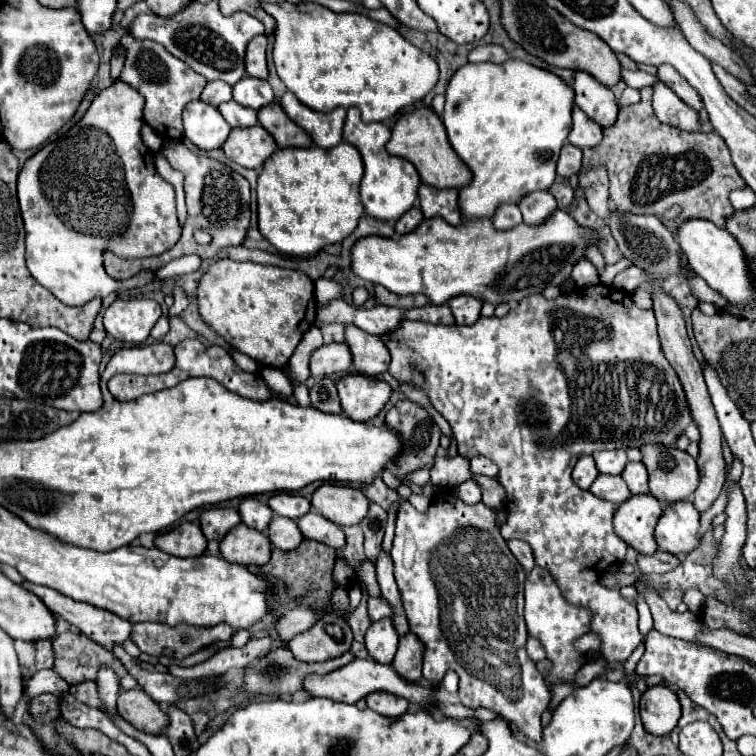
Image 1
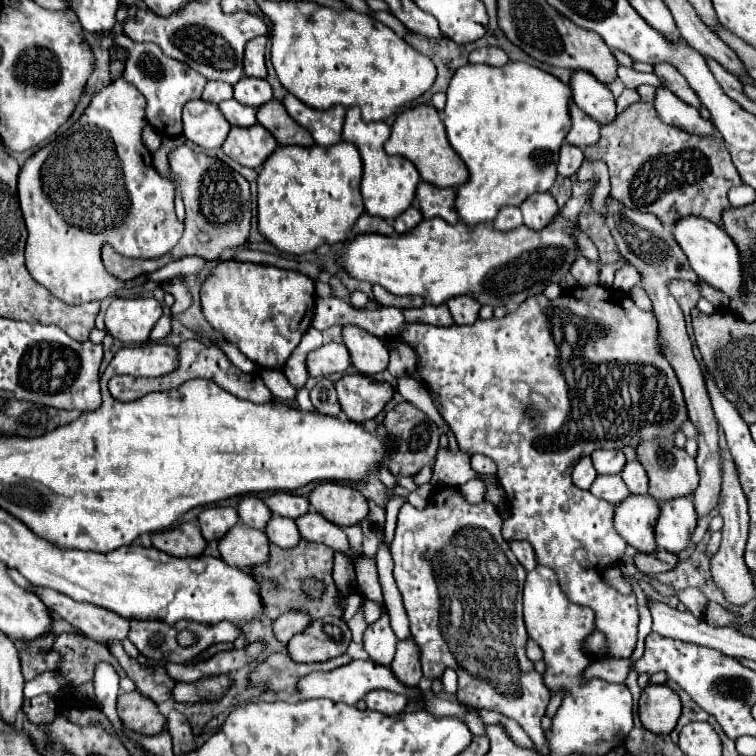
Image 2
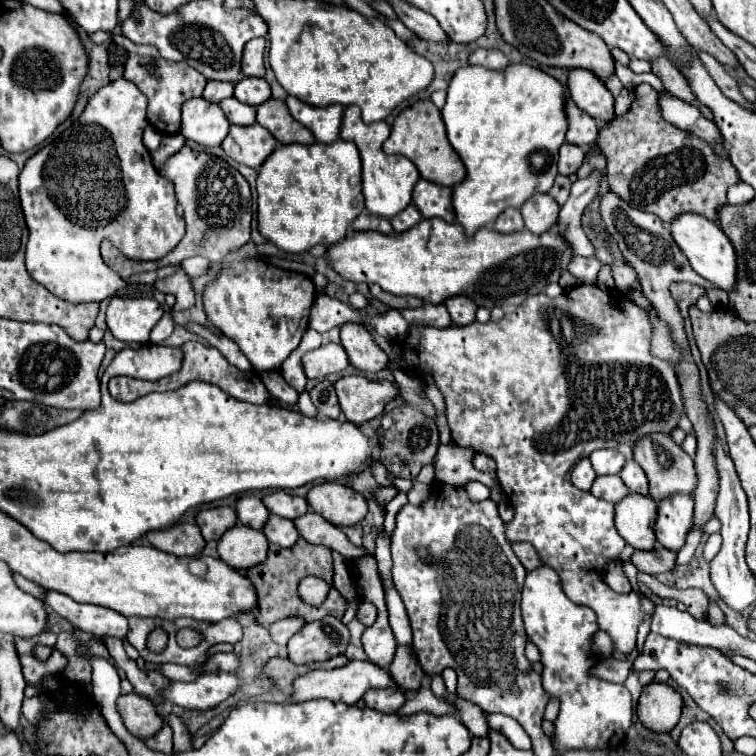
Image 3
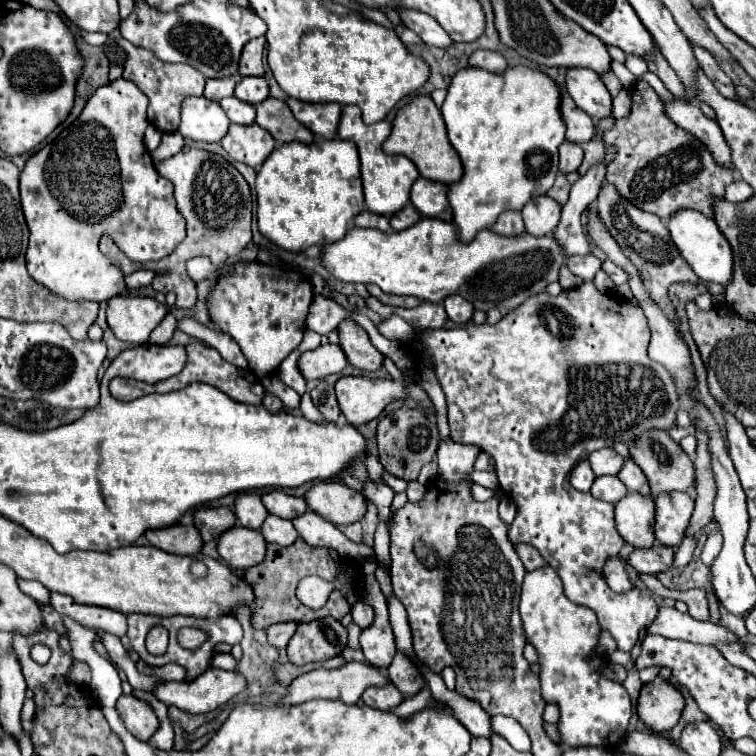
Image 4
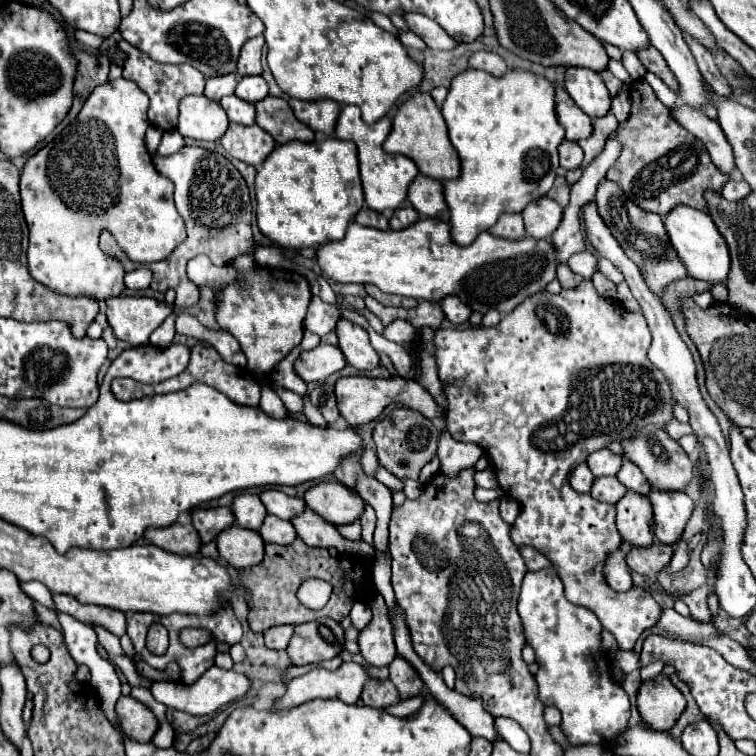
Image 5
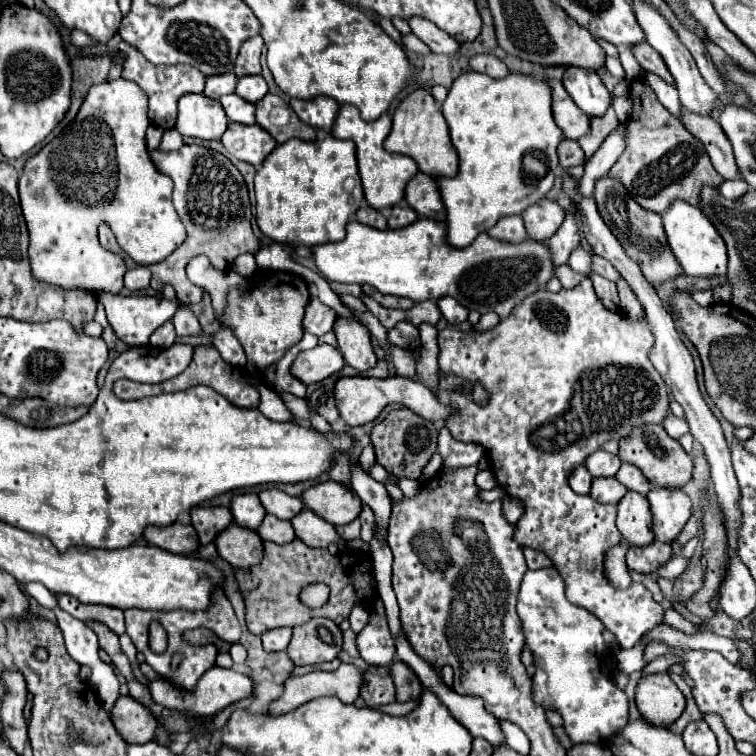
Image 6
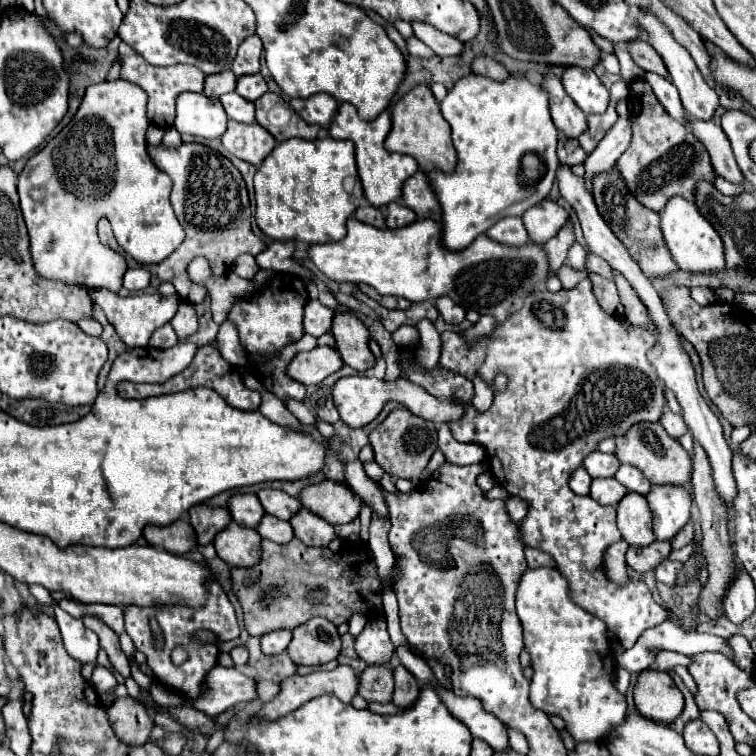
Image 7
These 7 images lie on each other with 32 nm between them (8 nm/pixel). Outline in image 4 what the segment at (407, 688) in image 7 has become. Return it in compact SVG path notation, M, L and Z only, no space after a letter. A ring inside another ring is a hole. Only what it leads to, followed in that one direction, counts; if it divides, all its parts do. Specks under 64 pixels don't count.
M396 652L392 664L388 666L388 676L392 684L402 692L402 696L414 696L424 684L420 668L404 652Z

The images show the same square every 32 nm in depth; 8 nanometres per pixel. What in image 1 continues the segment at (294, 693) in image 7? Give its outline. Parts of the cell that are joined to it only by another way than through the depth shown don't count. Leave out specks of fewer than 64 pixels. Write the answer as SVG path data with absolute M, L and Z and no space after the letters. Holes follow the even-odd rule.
M356 658L354 662L326 674L326 676L308 676L304 680L304 688L312 694L312 696L324 696L324 698L332 698L338 702L348 702L348 704L356 704L360 698L366 698L370 692L390 692L396 696L404 696L406 700L410 700L412 704L418 704L422 710L428 710L430 714L436 710L436 688L434 686L422 686L418 684L408 684L408 680L400 680L400 676L396 676L396 670L390 664L376 664L372 658Z

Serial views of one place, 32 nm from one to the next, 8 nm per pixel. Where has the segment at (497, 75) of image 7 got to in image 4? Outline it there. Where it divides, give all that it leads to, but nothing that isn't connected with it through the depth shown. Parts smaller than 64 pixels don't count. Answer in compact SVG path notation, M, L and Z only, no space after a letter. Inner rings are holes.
M476 50L470 56L470 66L478 66L490 72L504 72L508 68L506 58L500 52L492 52L492 50Z

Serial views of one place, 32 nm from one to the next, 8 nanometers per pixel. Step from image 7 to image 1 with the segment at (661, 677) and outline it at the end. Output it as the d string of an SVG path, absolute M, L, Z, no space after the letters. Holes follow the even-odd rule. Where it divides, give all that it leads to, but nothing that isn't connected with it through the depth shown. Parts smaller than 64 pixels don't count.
M652 686L642 694L640 716L646 732L652 736L668 736L680 720L680 702L668 686Z

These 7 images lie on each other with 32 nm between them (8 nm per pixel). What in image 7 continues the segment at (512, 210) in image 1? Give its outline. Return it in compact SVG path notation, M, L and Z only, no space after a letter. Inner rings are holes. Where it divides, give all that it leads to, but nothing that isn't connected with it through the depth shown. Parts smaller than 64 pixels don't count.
M510 216L510 218L496 222L486 232L486 236L490 236L492 240L496 240L500 244L508 244L508 246L522 246L528 242L528 232L522 224L522 218L518 218L518 216Z

